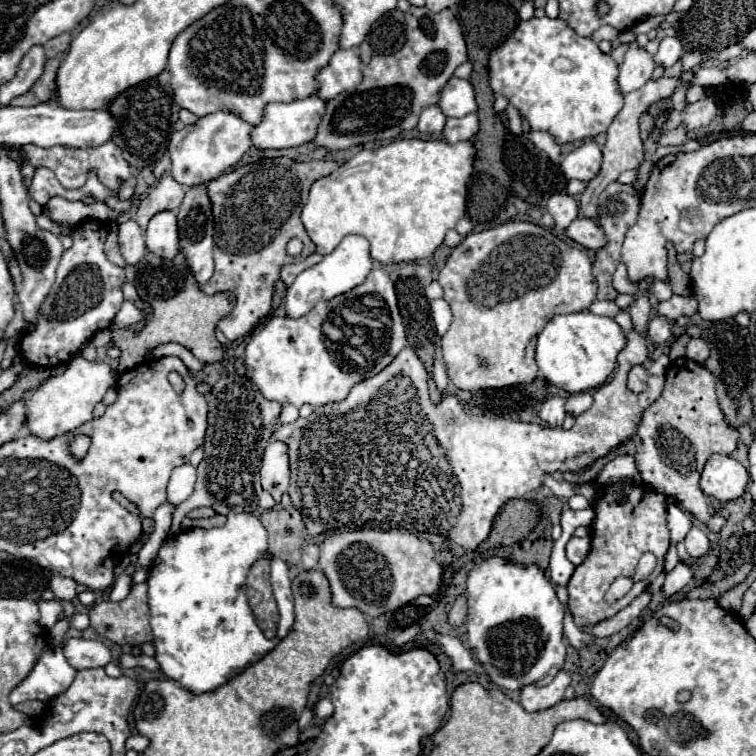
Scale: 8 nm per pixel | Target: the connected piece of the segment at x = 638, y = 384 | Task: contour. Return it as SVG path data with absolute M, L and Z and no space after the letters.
M634 366L628 374L628 388L634 392L634 394L640 394L648 388L648 376L650 376L650 370L644 368L644 366Z

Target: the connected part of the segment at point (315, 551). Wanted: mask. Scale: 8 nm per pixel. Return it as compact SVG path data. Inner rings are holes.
M308 544L302 550L302 568L312 570L318 566L318 556L320 556L320 546L318 544Z

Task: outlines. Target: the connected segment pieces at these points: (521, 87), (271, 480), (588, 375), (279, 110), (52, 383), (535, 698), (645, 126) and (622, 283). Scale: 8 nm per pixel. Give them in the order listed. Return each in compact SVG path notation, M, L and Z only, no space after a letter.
M532 18L518 22L512 36L490 54L490 86L496 94L504 94L510 104L528 120L532 130L544 130L554 136L556 144L582 142L608 130L616 114L622 110L622 92L618 92L618 64L604 54L596 42L578 36L560 18Z
M270 440L270 444L266 446L262 456L260 476L262 476L262 488L270 492L276 502L280 502L290 482L288 448L286 444L282 444L282 440Z
M590 310L554 316L546 324L546 328L538 334L536 364L542 376L550 384L570 394L588 392L600 388L610 378L610 374L618 366L616 358L624 346L626 346L626 334L614 322L614 318L596 316Z
M308 96L288 104L268 104L260 126L254 126L252 130L252 144L262 150L302 146L314 140L314 132L318 132L318 124L322 122L322 112L326 112L326 100L320 96Z
M76 356L64 374L52 376L44 380L38 388L30 390L30 396L24 396L28 404L28 418L26 426L30 434L40 438L54 438L58 434L66 434L82 426L84 422L92 420L92 410L98 402L102 402L104 394L116 386L116 374L110 364L106 362L88 362L82 356Z
M560 670L554 680L546 686L538 684L528 684L526 688L520 690L520 704L526 712L538 712L538 710L548 710L556 706L560 700L564 700L564 690L570 686L570 676Z
M644 113L640 117L639 120L640 137L643 141L646 140L647 136L649 136L653 132L655 128L654 122L655 122L655 117L653 117L649 113Z
M620 263L614 273L612 285L619 294L630 294L636 296L639 293L639 287L629 281L626 266Z

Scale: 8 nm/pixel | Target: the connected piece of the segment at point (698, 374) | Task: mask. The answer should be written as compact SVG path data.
M680 358L676 362L672 362L666 370L666 388L662 392L662 396L644 412L644 418L640 422L638 434L636 434L636 442L638 442L638 470L642 476L642 482L650 488L654 488L656 492L662 492L666 496L674 496L678 506L682 510L688 510L698 522L702 522L704 526L708 526L710 532L720 532L725 525L726 520L714 515L708 508L708 496L698 488L698 480L702 474L702 468L706 464L706 460L714 454L714 452L726 452L726 456L730 456L740 440L740 432L738 428L730 426L724 418L724 412L716 400L716 392L714 392L714 376L698 362L688 360L688 358Z

